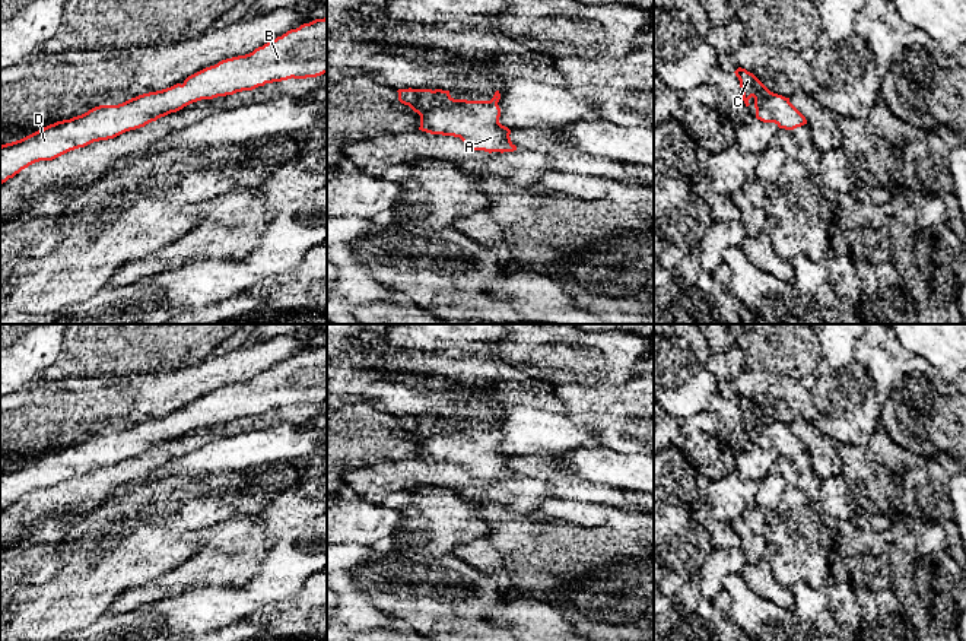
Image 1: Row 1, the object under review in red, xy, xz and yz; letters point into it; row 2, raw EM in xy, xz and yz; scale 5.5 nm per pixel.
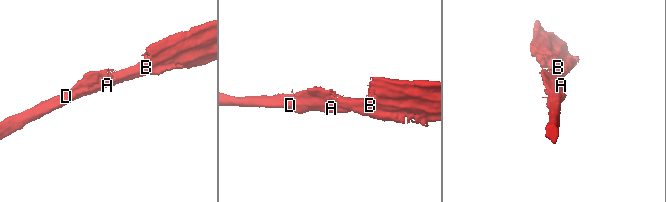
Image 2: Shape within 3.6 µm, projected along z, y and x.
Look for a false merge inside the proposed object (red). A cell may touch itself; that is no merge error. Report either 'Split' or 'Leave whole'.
Leave whole

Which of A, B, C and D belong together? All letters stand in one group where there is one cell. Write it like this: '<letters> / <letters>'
A B C D

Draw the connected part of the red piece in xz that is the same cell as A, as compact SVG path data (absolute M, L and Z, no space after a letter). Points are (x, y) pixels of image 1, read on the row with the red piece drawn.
M398 89L398 101L420 115L419 130L460 137L470 149L514 152L511 130L499 123L499 91L490 101L454 99L442 89Z

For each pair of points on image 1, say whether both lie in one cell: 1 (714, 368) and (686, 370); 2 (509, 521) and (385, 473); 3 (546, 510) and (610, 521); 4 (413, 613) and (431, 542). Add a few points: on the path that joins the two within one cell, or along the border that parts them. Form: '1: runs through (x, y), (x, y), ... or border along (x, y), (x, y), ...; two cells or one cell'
1: border along (702, 364), (715, 378), (717, 389); two cells
2: border along (488, 503), (496, 504); two cells
3: runs through (562, 511), (594, 514); one cell
4: border along (451, 552), (428, 557); two cells

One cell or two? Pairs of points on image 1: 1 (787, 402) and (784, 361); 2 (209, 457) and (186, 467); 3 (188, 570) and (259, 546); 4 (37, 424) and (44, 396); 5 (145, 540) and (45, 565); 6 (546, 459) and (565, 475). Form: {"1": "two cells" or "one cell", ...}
{"1": "two cells", "2": "one cell", "3": "one cell", "4": "one cell", "5": "two cells", "6": "one cell"}

